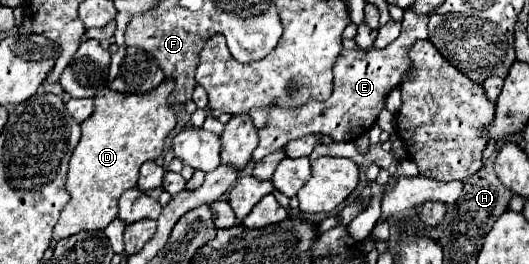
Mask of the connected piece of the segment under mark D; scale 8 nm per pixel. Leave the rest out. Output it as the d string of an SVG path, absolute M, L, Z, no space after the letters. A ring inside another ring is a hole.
M164 79L150 93L118 93L106 87L94 97L94 113L82 123L82 139L70 159L66 189L72 199L54 227L54 241L82 229L106 229L116 219L120 195L136 187L140 165L160 157L166 137L176 127L176 115L168 105L172 91L174 79Z

